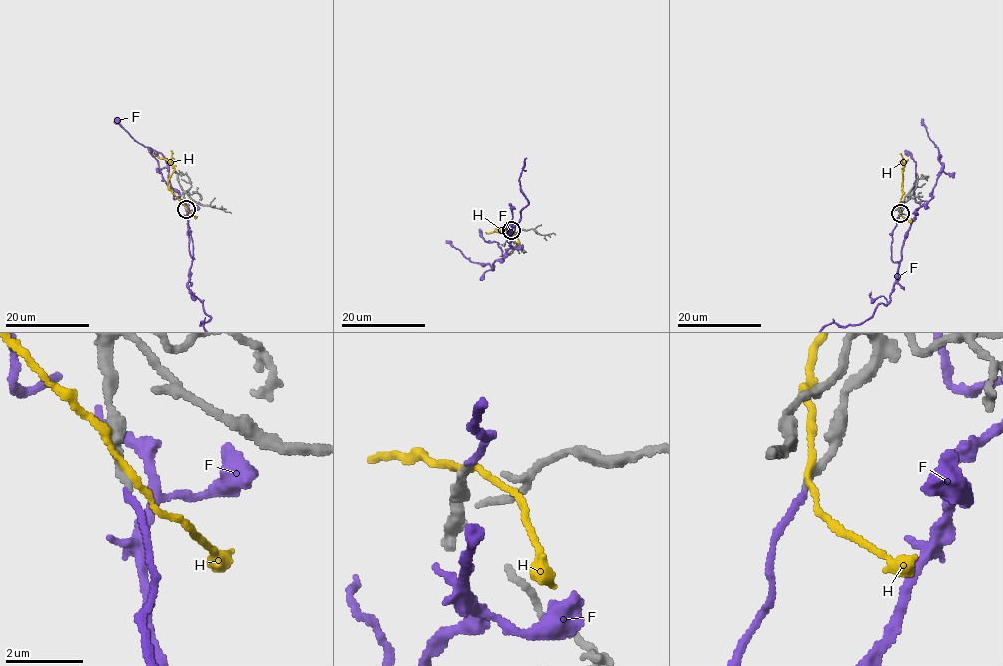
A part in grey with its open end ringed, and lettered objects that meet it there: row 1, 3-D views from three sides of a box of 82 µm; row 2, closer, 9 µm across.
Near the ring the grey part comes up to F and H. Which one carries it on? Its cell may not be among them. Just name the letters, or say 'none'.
none

